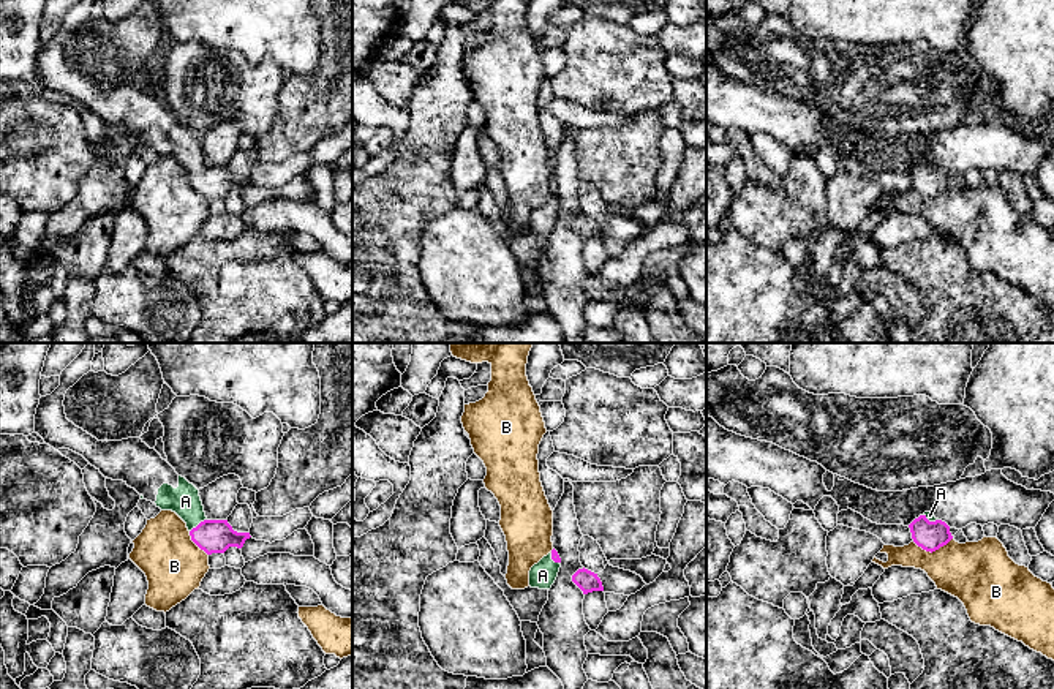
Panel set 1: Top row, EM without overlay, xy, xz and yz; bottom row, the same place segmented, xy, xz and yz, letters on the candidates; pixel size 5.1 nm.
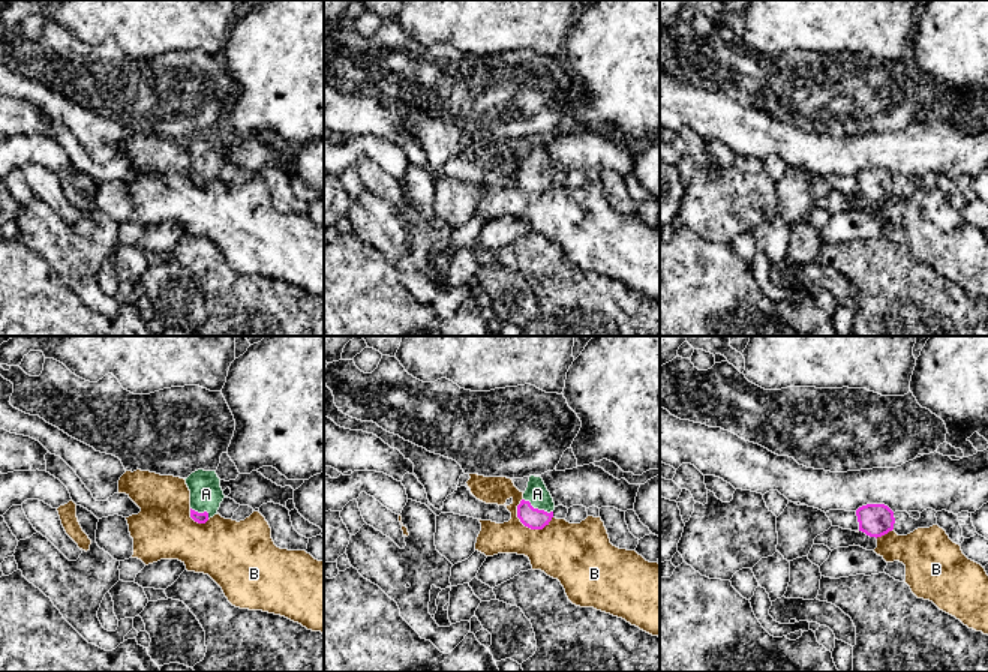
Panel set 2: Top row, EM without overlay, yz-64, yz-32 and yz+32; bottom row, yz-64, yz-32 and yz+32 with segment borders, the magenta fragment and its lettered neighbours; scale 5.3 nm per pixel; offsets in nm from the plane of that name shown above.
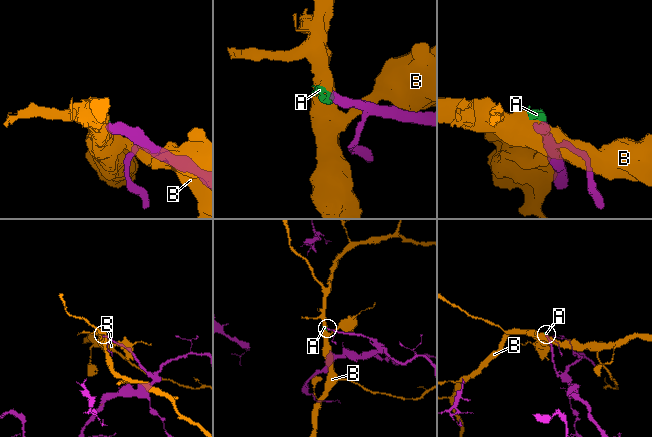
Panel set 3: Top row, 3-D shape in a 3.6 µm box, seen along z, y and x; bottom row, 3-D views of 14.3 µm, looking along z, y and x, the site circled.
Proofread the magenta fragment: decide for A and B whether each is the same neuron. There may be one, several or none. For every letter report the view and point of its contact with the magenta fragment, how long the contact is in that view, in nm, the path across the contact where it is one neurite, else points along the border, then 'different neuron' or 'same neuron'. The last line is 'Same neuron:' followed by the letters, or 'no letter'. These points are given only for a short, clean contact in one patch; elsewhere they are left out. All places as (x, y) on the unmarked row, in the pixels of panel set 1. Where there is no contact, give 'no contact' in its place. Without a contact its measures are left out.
A: contact xy (199, 169); length 110 nm; way xy (214, 182), (199, 169), (185, 147); same neuron
B: contact yz (933, 196); length 200 nm; different neuron
Same neuron: A

